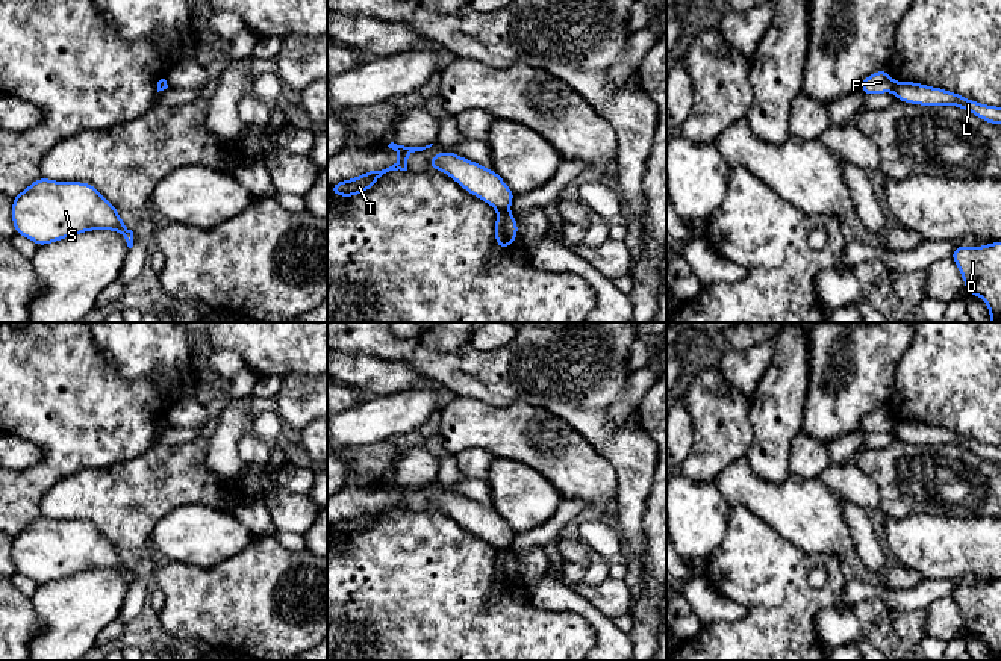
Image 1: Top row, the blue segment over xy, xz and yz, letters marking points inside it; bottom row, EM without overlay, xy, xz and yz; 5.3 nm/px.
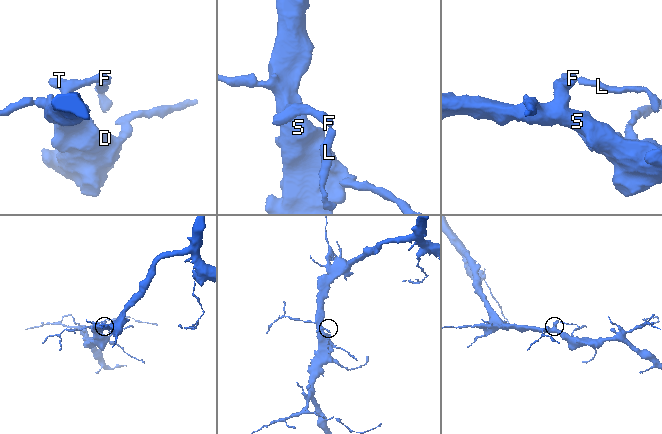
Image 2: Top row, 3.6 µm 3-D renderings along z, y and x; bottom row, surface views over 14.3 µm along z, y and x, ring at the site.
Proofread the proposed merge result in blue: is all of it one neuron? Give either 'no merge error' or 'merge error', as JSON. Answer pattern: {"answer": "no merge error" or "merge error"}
{"answer": "merge error"}

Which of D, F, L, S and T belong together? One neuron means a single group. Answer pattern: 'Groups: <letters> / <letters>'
Groups: D F S T / L

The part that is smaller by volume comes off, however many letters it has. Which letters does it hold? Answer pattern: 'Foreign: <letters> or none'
Foreign: L

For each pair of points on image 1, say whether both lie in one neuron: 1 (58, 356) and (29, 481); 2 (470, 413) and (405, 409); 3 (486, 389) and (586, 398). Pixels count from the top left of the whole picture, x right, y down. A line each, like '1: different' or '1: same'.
1: same
2: different
3: same

